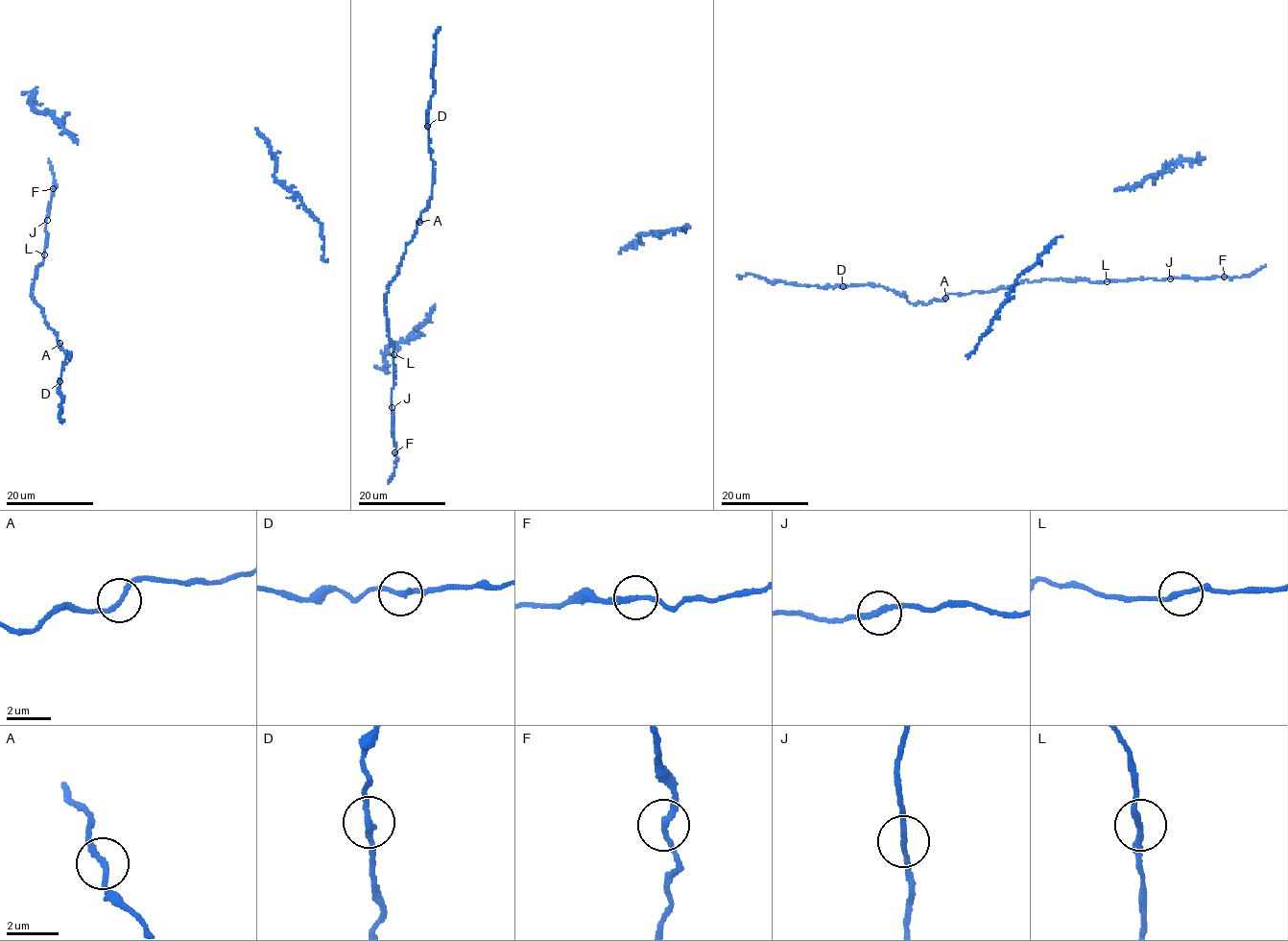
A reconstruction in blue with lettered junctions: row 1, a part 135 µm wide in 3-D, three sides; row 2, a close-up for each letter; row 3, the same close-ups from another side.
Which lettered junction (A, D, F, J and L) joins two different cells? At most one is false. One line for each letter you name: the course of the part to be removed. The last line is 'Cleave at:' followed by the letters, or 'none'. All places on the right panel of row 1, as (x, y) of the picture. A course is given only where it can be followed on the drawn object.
Cleave at: none

